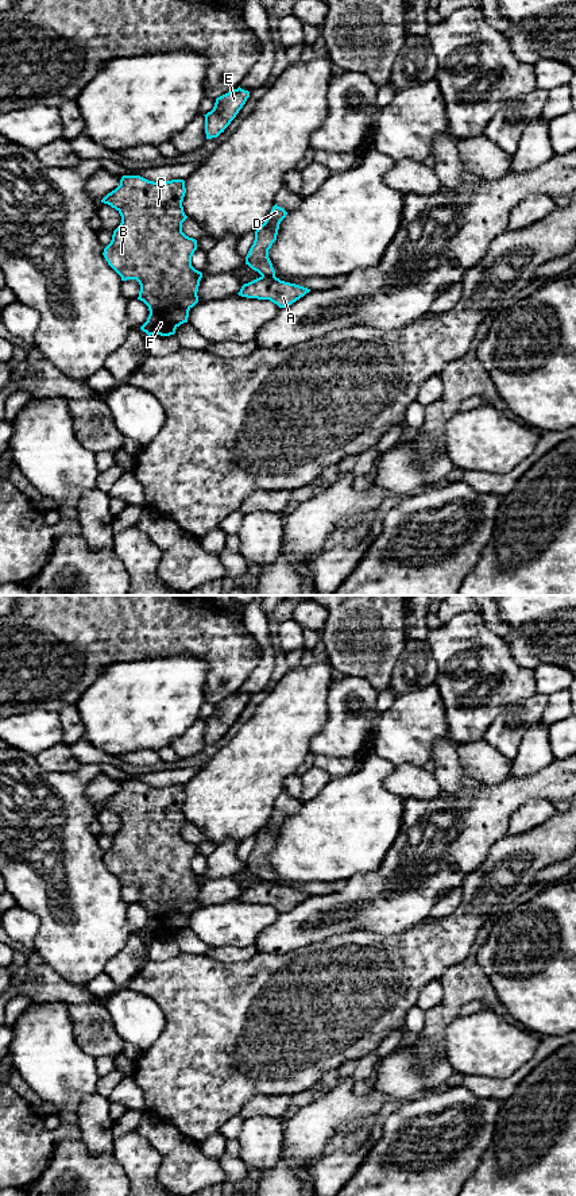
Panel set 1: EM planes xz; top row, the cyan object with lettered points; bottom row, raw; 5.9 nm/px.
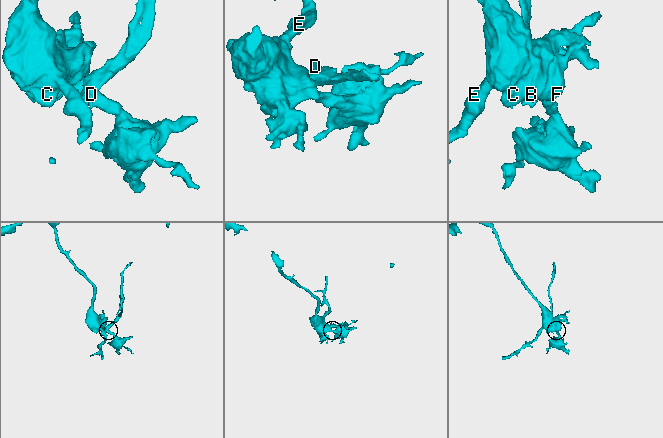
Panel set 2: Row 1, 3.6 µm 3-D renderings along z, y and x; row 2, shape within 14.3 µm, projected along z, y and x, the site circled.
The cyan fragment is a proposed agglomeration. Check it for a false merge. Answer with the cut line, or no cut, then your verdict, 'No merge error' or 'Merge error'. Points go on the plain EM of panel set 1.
Split along xz (262, 880), (274, 882). Merge error

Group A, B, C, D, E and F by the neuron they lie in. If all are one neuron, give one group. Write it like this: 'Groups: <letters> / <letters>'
Groups: A B C E F / D

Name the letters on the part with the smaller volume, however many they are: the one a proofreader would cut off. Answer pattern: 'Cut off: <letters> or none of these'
Cut off: D

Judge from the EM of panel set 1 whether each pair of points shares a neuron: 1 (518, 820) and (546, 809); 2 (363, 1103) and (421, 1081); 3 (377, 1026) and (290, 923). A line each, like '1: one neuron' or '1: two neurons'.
1: one neuron
2: two neurons
3: two neurons

